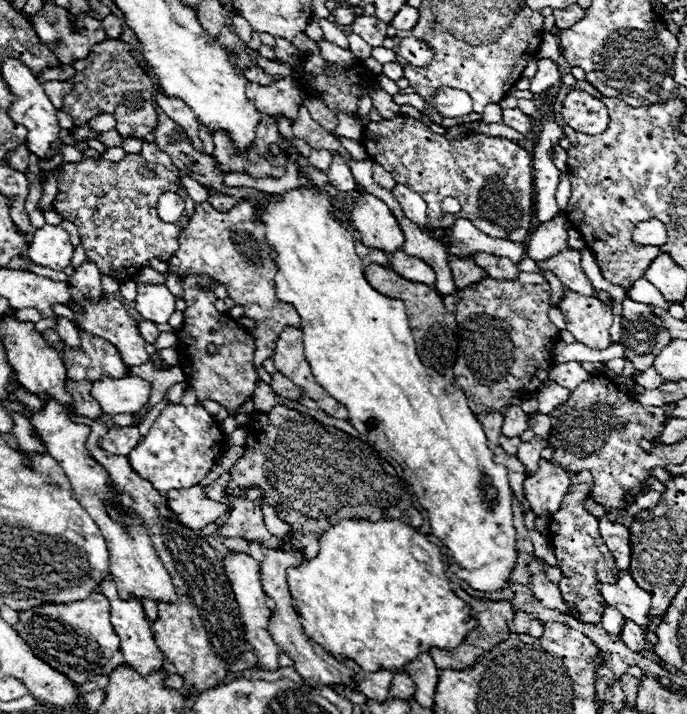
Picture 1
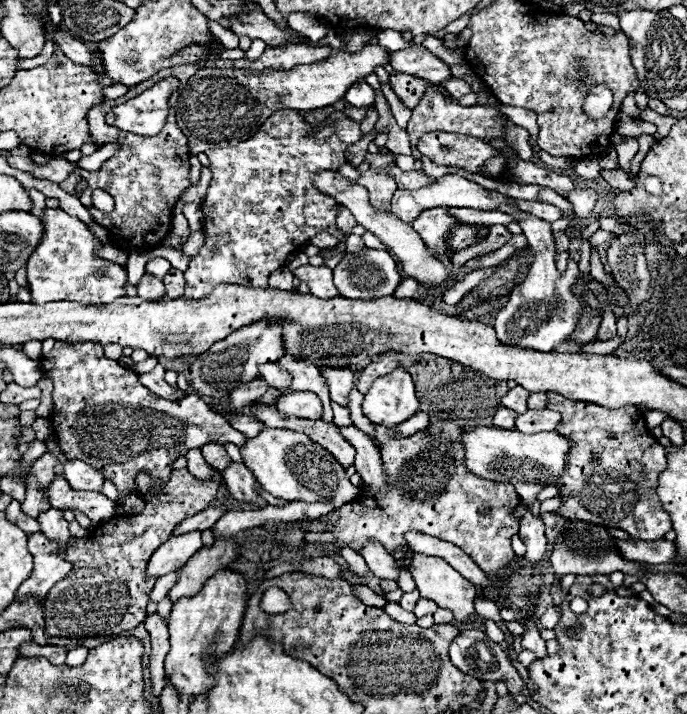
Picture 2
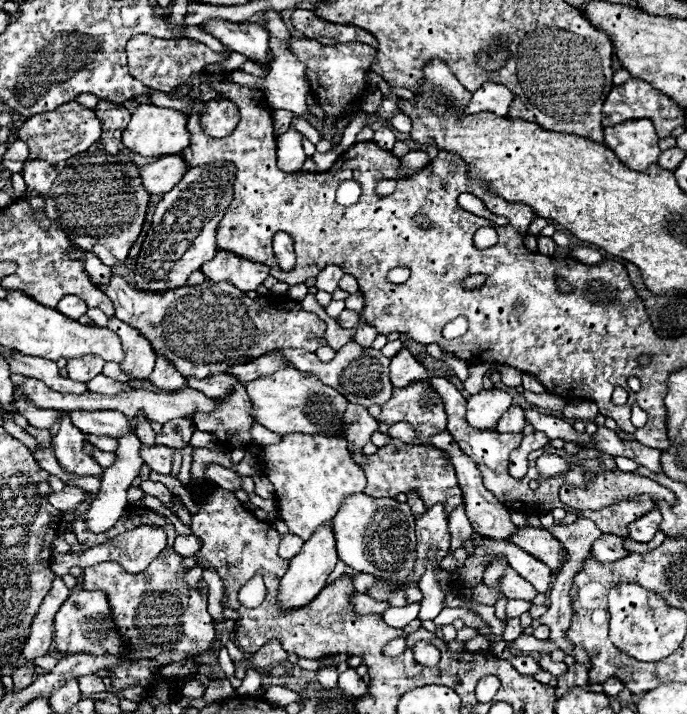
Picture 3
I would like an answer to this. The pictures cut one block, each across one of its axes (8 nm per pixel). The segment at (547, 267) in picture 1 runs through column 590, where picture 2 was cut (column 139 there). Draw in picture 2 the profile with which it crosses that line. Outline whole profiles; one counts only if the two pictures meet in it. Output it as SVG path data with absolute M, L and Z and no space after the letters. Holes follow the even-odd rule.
M144 274L138 284L138 296L144 296L144 300L162 300L164 284L160 280L156 280L154 276Z

